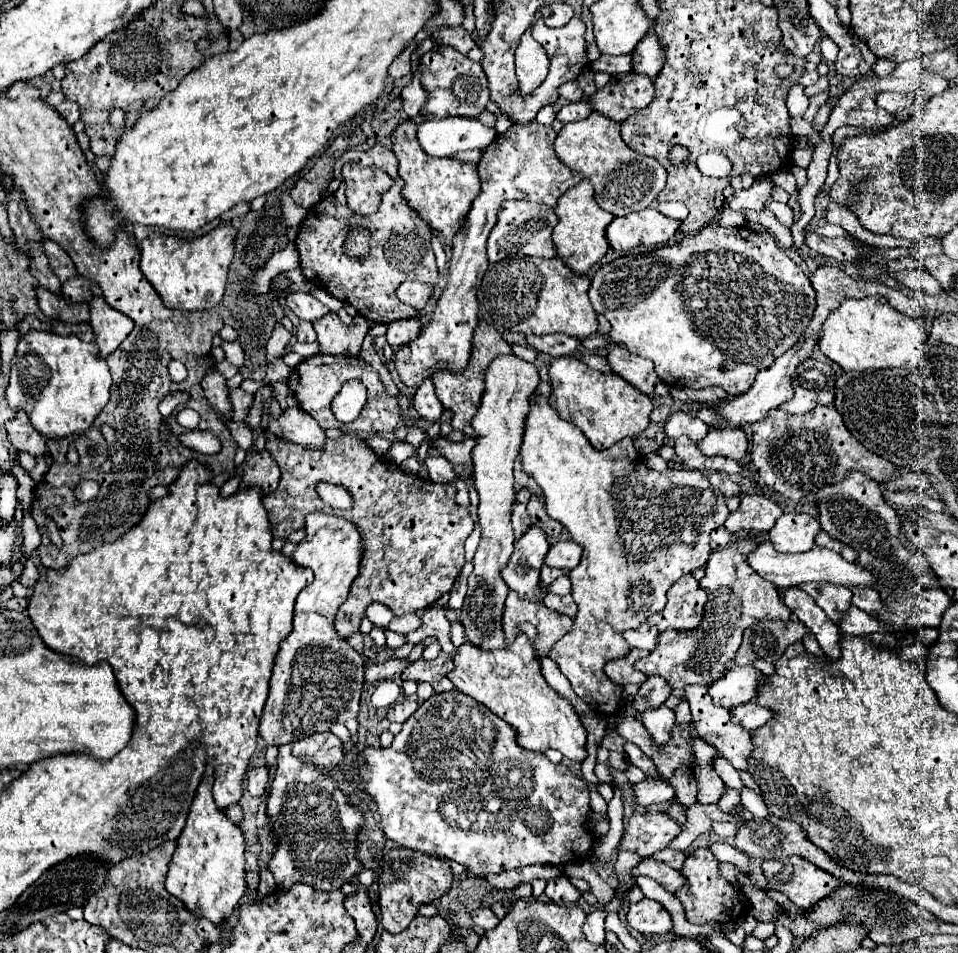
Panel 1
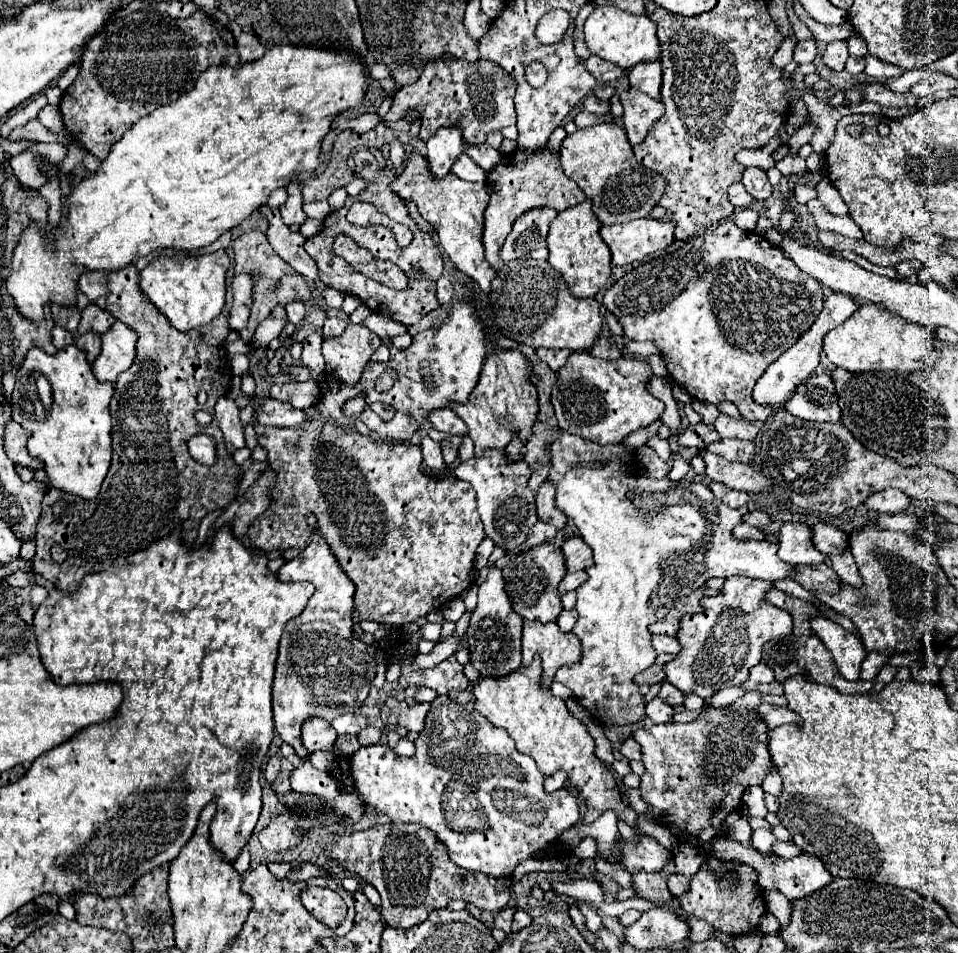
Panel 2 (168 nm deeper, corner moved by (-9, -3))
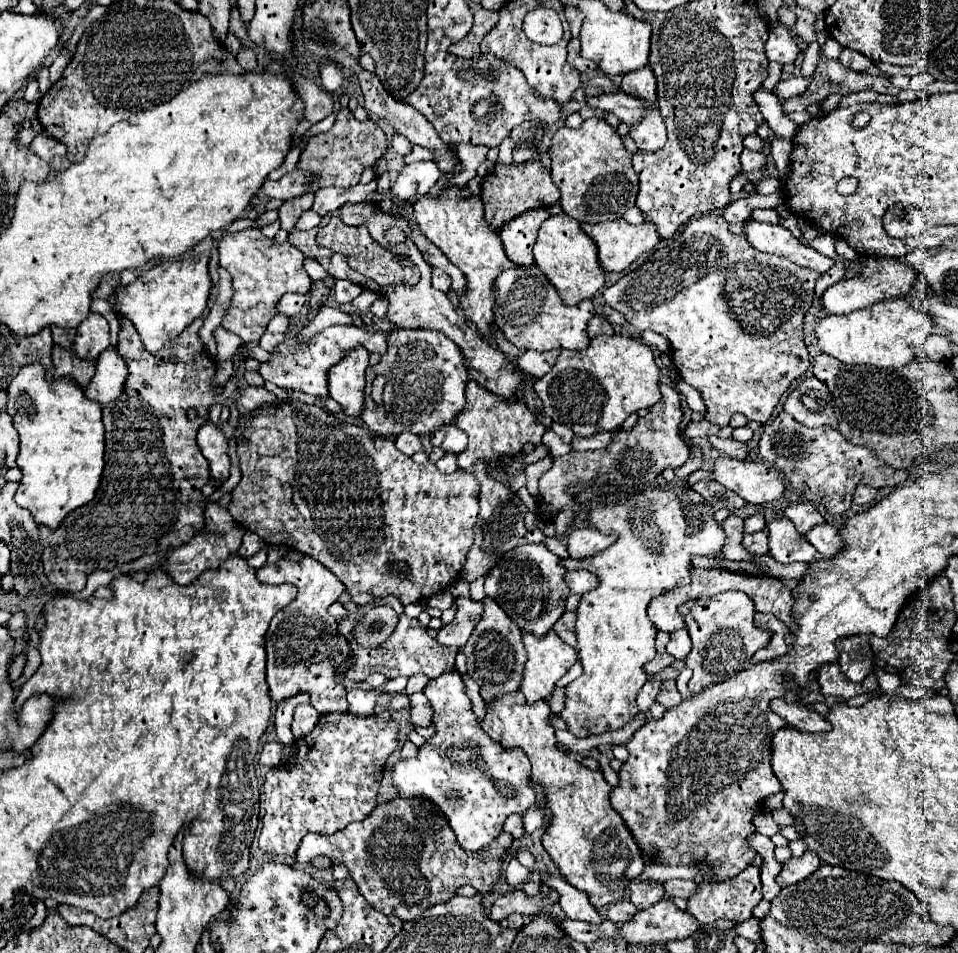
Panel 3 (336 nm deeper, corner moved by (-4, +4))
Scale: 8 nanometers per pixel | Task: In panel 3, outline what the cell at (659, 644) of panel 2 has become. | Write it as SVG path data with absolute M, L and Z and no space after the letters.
M677 630L671 634L671 642L665 648L671 656L675 656L677 660L685 660L687 654L691 652L691 638L687 634L687 630Z

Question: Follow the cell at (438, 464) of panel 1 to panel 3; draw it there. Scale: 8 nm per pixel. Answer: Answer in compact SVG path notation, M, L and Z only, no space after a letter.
M403 432L403 434L397 434L397 436L395 436L395 446L397 446L403 454L413 456L417 450L421 450L421 438L415 438L415 434Z

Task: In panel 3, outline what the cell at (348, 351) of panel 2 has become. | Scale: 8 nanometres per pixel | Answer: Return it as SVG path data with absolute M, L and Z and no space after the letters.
M353 350L343 362L331 368L329 396L341 404L343 414L349 418L359 418L365 408L365 370L369 364L369 354L365 350Z

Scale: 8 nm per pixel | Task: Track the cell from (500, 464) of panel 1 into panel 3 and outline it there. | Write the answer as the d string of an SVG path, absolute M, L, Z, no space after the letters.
M485 598L483 604L483 622L479 622L479 628L475 628L475 634L463 646L463 652L467 656L467 672L479 684L483 702L491 704L497 696L519 690L523 682L523 666L527 660L527 652L521 644L521 630L511 622L511 618L507 618L507 614L503 614L499 604L491 602L491 598Z

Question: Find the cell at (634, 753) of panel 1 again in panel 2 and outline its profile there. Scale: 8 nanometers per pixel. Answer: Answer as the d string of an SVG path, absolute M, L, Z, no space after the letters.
M628 737L626 739L626 743L622 745L622 755L626 757L626 759L642 759L642 751L640 751L640 745L636 745L636 741L632 739L632 737Z

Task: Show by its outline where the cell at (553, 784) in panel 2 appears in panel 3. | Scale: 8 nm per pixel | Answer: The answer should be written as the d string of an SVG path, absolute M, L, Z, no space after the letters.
M529 808L523 814L523 827L525 833L530 835L532 834L537 828L540 828L543 824L543 814L539 812L539 808Z

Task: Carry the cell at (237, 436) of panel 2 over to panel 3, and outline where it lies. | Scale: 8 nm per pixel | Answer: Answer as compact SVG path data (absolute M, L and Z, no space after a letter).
M205 424L197 432L197 444L201 448L201 454L209 462L211 480L215 480L217 486L221 486L229 478L229 456L227 456L227 440L223 432L215 424Z

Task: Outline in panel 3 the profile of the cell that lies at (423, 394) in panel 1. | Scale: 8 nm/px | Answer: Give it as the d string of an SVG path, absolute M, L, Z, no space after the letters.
M443 426L443 430L435 430L429 440L449 454L461 454L467 448L467 436L463 436L457 426Z

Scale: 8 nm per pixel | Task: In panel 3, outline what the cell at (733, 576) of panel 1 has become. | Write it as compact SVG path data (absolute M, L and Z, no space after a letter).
M723 592L713 598L697 598L679 606L679 614L685 618L689 636L693 640L693 650L687 656L687 666L693 670L689 690L697 694L699 690L725 682L727 678L737 676L751 664L751 656L767 646L771 632L759 630L753 624L755 608L753 600L745 592Z

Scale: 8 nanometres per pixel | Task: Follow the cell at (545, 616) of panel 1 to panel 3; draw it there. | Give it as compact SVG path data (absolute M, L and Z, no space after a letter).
M553 630L543 640L537 640L531 634L523 634L523 644L527 648L527 662L525 662L525 678L521 692L527 698L527 704L549 700L555 684L567 670L575 664L577 652L565 644Z

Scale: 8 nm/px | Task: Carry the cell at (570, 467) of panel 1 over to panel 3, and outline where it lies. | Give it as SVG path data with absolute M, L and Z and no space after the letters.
M667 484L667 488L655 486L639 494L627 494L611 504L599 504L589 512L591 528L619 534L619 540L607 550L595 554L595 558L583 560L583 568L599 576L599 586L593 592L581 596L577 608L577 642L583 662L583 674L567 686L567 708L559 714L567 722L567 730L575 738L587 738L593 734L605 734L625 726L639 712L635 702L637 692L647 682L643 664L655 656L655 632L657 628L647 618L647 606L651 598L665 594L671 588L687 586L691 582L689 566L691 556L701 554L715 558L725 542L725 532L719 522L713 520L713 510L681 484Z

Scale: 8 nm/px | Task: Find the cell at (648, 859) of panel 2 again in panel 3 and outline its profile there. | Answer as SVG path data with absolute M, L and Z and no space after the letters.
M517 690L515 694L495 698L495 702L487 706L487 716L481 726L503 748L521 748L527 754L531 762L529 780L541 786L545 796L543 806L551 812L551 822L541 844L563 878L573 888L585 892L591 906L603 910L607 904L623 900L623 890L619 890L617 884L627 884L627 880L637 878L645 868L645 860L619 814L611 810L611 786L603 778L603 772L589 770L555 748L557 740L555 730L549 726L549 716L551 710L547 702L535 702L529 706L521 690Z

